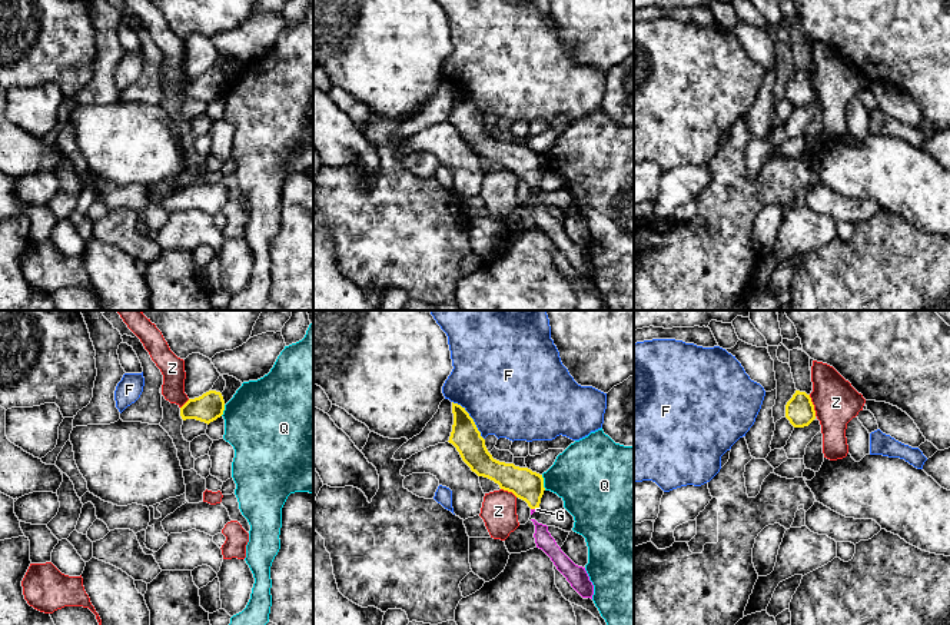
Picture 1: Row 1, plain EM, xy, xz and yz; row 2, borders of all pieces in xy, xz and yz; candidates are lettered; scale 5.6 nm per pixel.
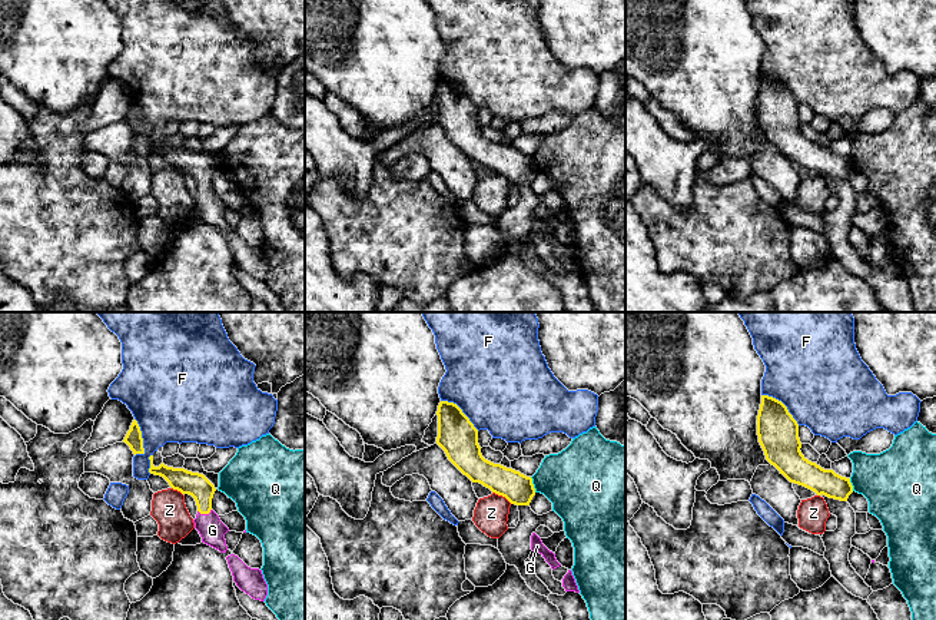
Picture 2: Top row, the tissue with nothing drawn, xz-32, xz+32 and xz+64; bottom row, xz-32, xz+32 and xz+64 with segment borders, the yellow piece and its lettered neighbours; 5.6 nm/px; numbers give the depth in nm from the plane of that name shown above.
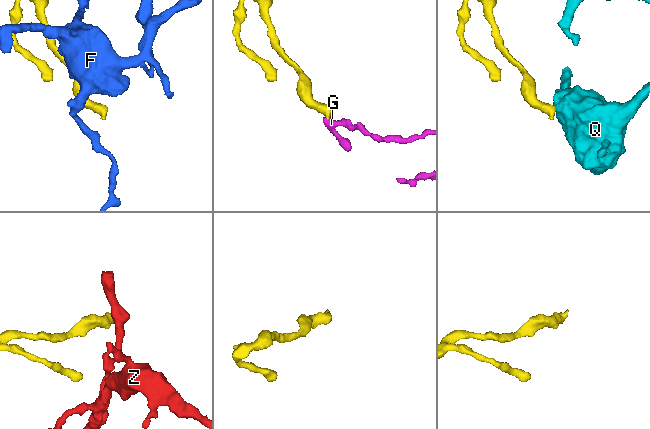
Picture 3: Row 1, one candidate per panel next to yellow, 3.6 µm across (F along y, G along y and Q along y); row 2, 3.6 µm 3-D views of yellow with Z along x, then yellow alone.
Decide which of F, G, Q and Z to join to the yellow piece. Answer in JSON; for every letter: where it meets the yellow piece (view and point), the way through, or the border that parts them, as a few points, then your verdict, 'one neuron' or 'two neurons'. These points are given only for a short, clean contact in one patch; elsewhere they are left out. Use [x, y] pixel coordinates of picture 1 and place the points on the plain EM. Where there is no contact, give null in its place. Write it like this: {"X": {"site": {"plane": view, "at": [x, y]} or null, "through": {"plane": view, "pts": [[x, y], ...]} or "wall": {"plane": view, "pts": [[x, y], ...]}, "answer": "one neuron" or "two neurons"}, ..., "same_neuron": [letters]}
{"F": {"site": {"plane": "xz", "at": [472, 99]}, "answer": "two neurons"}, "G": {"site": {"plane": "xz", "at": [534, 188]}, "through": {"plane": "xz", "pts": [[527, 165], [531, 169], [534, 188], [537, 189]]}, "answer": "one neuron"}, "Q": {"site": {"plane": "xz", "at": [542, 162]}, "wall": {"plane": "xz", "pts": [[541, 155], [545, 169]]}, "answer": "two neurons"}, "Z": {"site": {"plane": "yz", "at": [813, 85]}, "wall": {"plane": "yz", "pts": [[809, 75], [816, 95]]}, "answer": "two neurons"}, "same_neuron": ["G"]}

